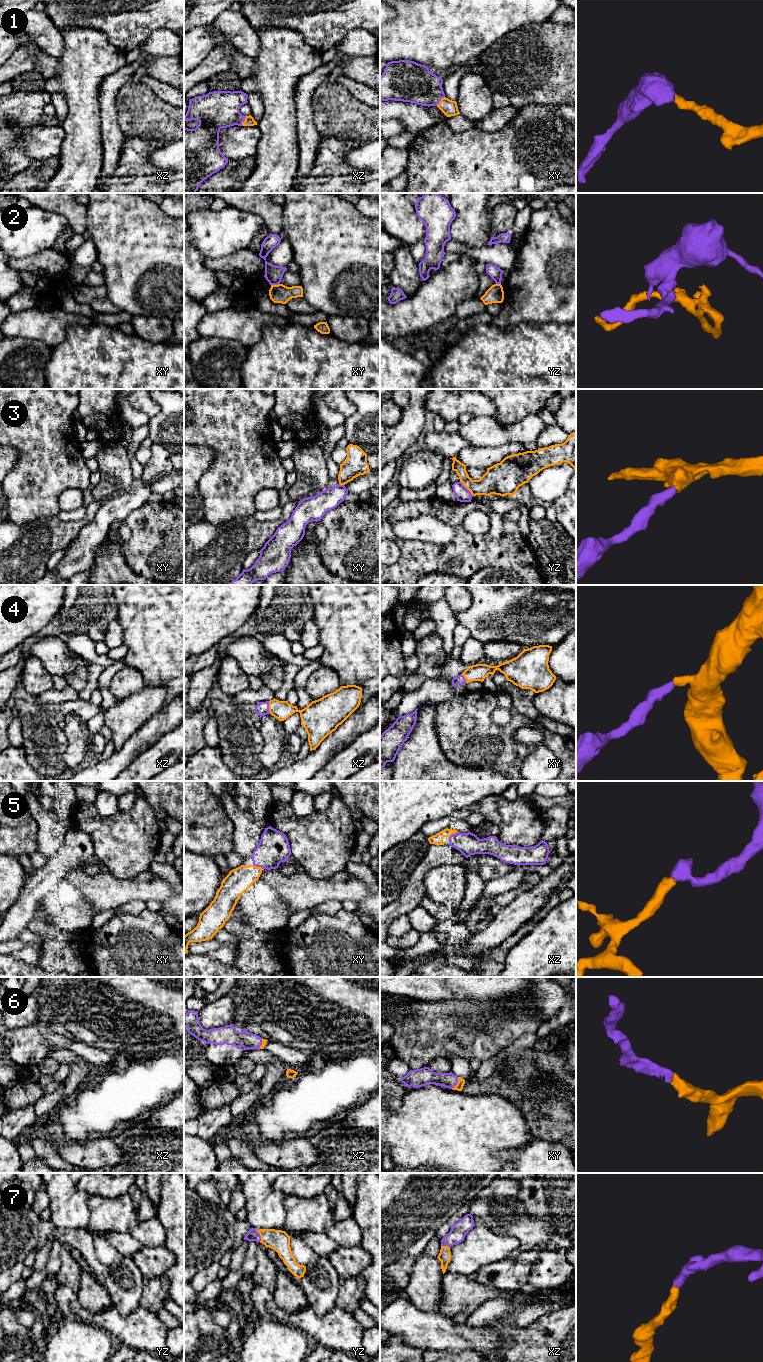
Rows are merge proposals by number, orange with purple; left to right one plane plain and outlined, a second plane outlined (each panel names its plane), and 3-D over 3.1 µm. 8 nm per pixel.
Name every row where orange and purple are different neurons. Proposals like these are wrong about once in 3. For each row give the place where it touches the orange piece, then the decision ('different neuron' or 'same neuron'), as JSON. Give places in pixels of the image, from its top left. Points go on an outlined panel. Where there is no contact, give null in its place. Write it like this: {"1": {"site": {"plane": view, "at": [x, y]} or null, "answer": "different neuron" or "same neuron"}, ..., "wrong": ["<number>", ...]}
{"1": {"site": {"plane": "xz", "at": [244, 121]}, "answer": "same neuron"}, "2": {"site": {"plane": "xy", "at": [275, 285]}, "answer": "different neuron"}, "3": {"site": {"plane": "yz", "at": [466, 487]}, "answer": "different neuron"}, "4": {"site": {"plane": "xz", "at": [269, 707]}, "answer": "same neuron"}, "5": {"site": {"plane": "xy", "at": [258, 867]}, "answer": "same neuron"}, "6": {"site": {"plane": "xy", "at": [457, 1083]}, "answer": "same neuron"}, "7": {"site": {"plane": "yz", "at": [260, 1235]}, "answer": "same neuron"}, "wrong": ["2", "3"]}

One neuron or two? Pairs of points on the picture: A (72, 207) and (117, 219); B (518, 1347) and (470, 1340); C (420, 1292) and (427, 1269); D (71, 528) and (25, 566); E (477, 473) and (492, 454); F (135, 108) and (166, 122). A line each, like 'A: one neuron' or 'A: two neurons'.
A: two neurons
B: two neurons
C: one neuron
D: one neuron
E: two neurons
F: one neuron

